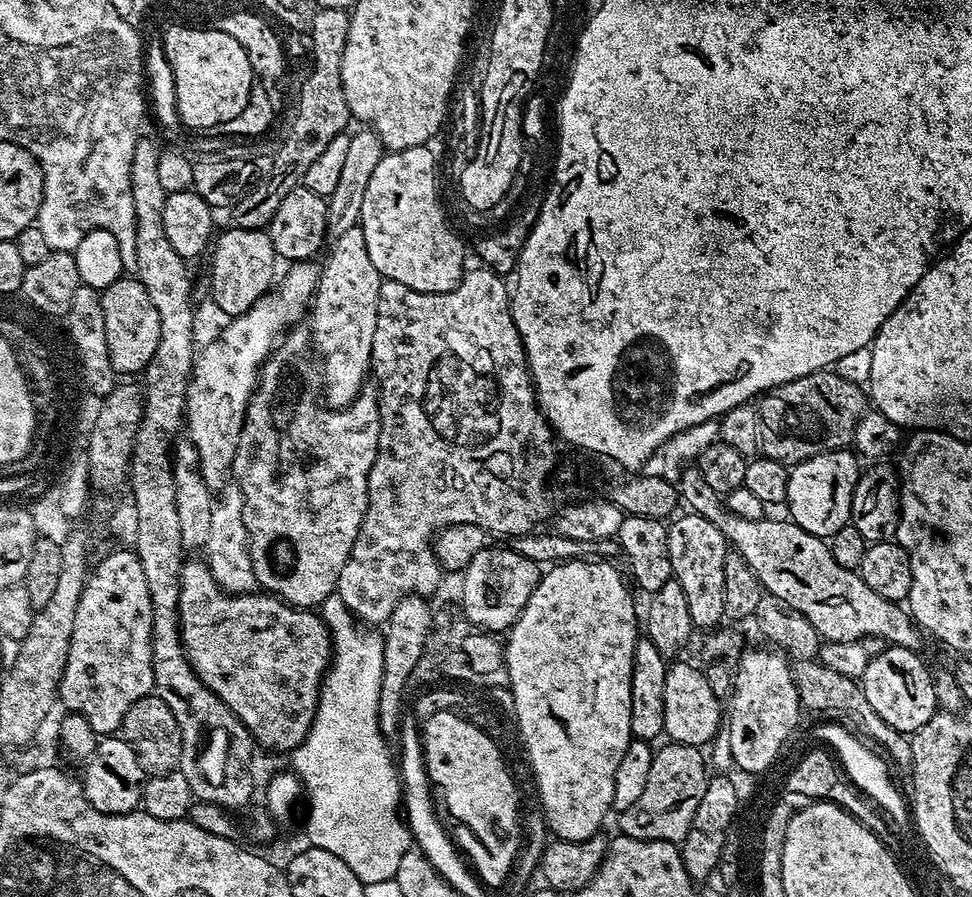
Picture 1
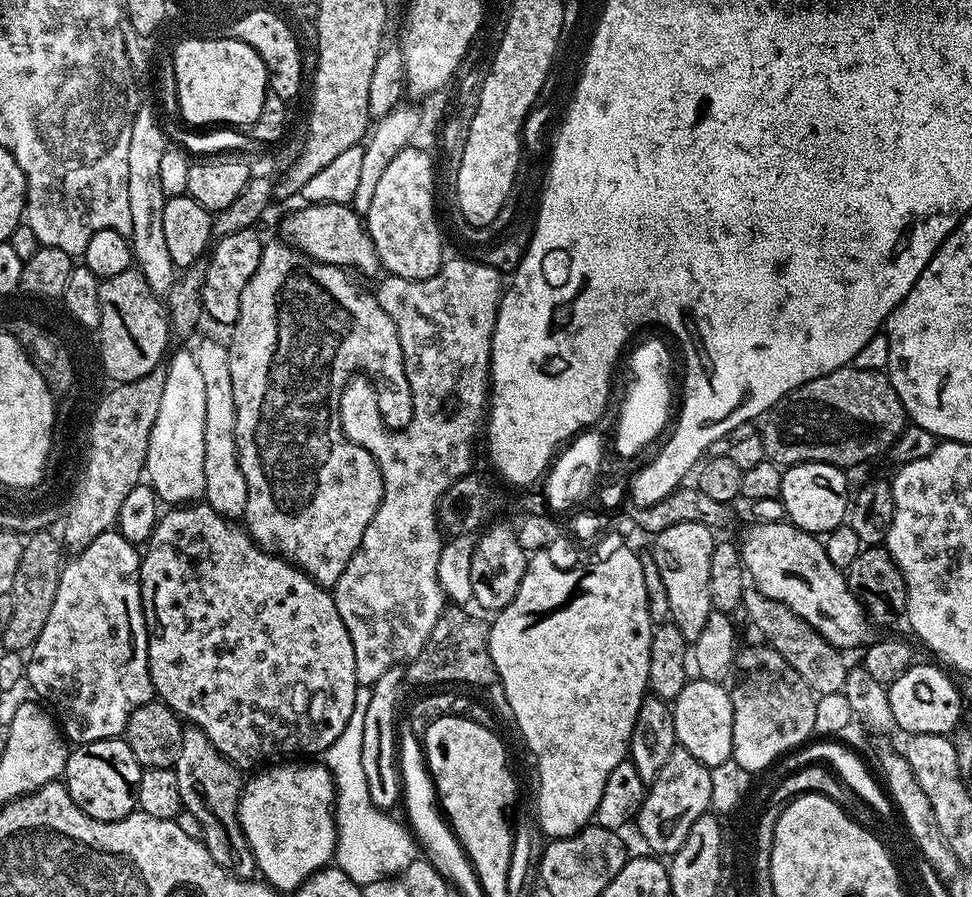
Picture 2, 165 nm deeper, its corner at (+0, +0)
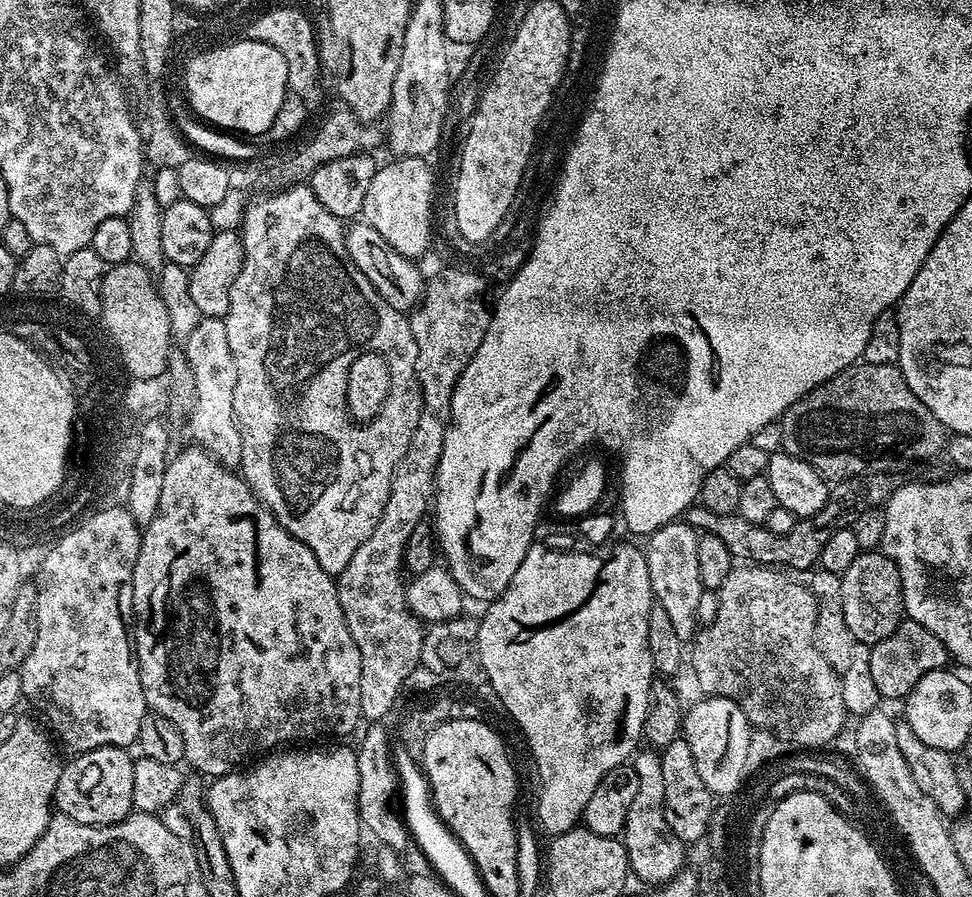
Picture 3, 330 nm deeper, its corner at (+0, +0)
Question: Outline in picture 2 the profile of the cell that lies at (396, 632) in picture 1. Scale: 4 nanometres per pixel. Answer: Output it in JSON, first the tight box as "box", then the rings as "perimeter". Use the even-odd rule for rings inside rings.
{"box":[362,667,405,810],"perimeter":[[[403,667],[391,668],[382,674],[370,685],[370,702],[366,705],[366,722],[362,722],[362,771],[366,773],[366,784],[370,786],[370,798],[374,806],[385,810],[392,810],[392,807],[402,800],[401,771],[398,767],[398,719],[396,720],[396,704],[401,703],[400,687],[405,669]]]}

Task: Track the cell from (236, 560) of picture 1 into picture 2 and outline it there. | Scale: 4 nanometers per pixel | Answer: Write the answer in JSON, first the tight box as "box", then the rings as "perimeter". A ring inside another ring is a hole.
{"box":[194,339,246,521],"perimeter":[[[222,339],[204,340],[194,348],[195,358],[199,372],[203,375],[203,382],[206,389],[206,424],[203,431],[206,450],[203,459],[205,470],[205,490],[203,499],[218,514],[222,514],[227,520],[239,521],[246,510],[246,474],[242,474],[242,466],[236,449],[236,407],[234,406],[234,382],[230,378],[230,354],[228,345]]]}

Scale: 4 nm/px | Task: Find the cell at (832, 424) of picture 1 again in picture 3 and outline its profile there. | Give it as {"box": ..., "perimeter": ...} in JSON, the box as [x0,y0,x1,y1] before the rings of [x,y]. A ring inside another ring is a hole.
{"box":[780,362,946,482],"perimeter":[[[857,362],[846,370],[834,374],[814,390],[810,390],[798,402],[794,402],[780,417],[781,449],[798,458],[829,482],[861,476],[867,472],[899,472],[908,470],[911,464],[932,460],[946,448],[946,429],[938,418],[910,390],[904,375],[896,364],[865,364]]]}

